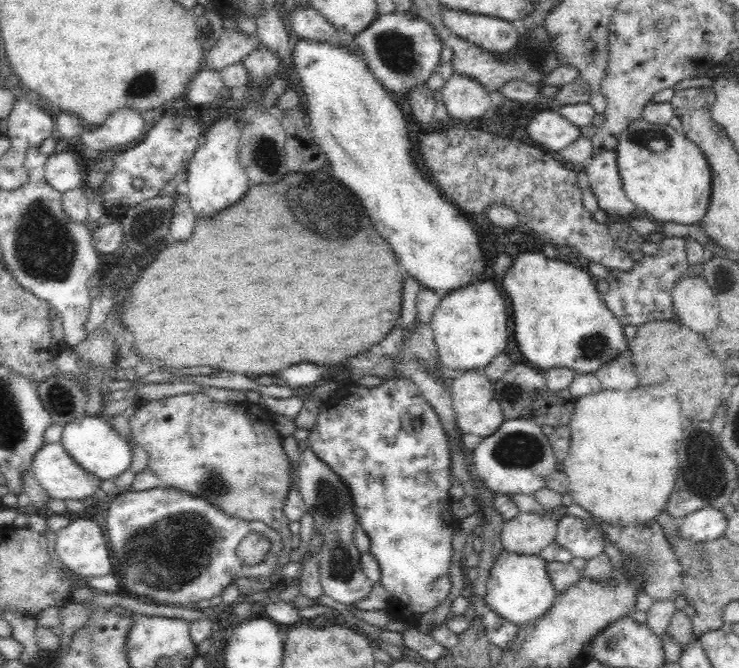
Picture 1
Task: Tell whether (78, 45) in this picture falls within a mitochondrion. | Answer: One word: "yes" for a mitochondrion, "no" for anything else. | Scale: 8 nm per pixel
no

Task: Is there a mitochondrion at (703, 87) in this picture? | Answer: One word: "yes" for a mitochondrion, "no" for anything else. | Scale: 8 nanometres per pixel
no

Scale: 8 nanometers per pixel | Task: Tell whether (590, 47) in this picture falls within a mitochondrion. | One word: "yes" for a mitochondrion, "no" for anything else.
yes

